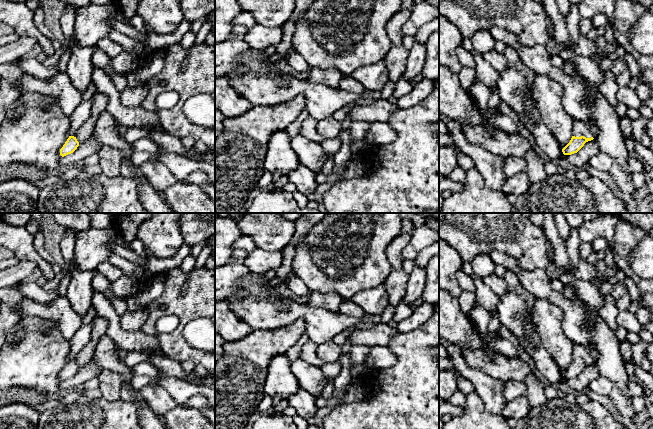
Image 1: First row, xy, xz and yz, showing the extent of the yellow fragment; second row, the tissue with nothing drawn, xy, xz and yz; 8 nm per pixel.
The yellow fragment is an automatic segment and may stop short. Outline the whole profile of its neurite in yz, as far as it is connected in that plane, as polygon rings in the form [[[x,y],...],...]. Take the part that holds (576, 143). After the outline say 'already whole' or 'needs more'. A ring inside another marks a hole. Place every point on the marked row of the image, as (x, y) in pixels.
[[[574,118],[572,138],[570,142],[562,149],[564,155],[577,153],[586,142],[593,140],[588,127],[581,121]]]; needs more

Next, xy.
[[[92,98],[81,101],[75,111],[70,116],[70,130],[69,138],[60,149],[60,155],[62,157],[73,153],[79,146],[75,135],[80,127],[89,119],[92,108]]]; needs more

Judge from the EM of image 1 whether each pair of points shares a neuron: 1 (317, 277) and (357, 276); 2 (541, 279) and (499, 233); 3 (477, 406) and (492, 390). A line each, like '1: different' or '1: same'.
1: same
2: different
3: different

